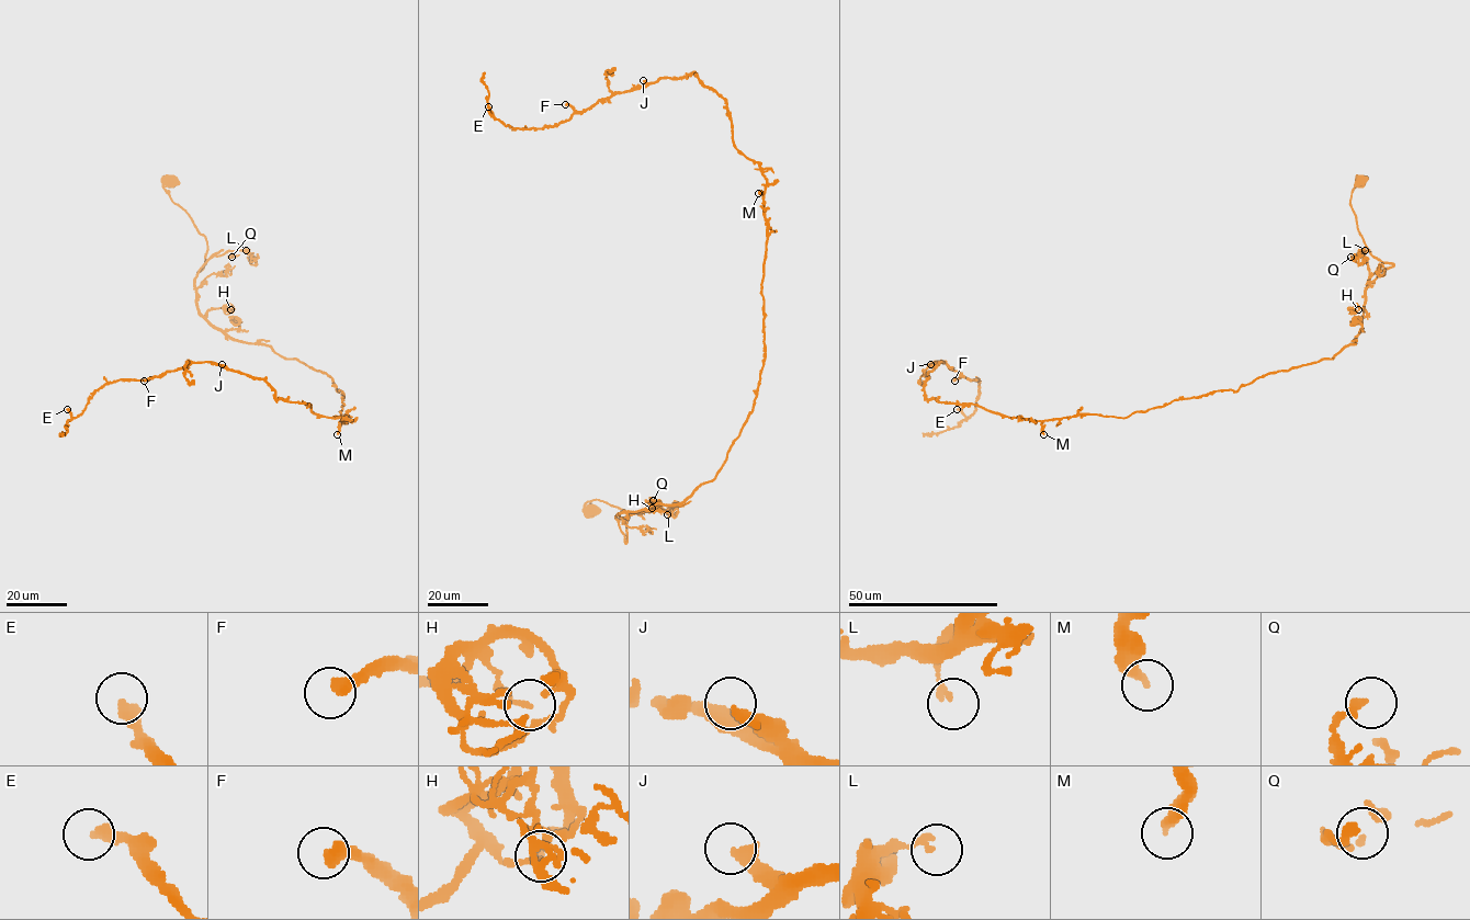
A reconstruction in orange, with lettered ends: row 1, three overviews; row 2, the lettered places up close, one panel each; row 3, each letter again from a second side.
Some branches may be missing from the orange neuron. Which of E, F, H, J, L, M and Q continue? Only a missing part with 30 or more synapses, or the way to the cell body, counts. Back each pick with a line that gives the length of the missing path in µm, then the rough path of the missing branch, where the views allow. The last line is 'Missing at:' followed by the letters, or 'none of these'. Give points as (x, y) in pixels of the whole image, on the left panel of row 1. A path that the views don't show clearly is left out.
Missing at: none of these

